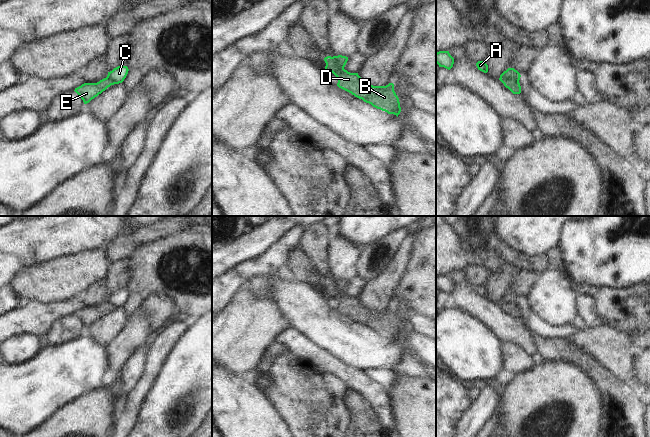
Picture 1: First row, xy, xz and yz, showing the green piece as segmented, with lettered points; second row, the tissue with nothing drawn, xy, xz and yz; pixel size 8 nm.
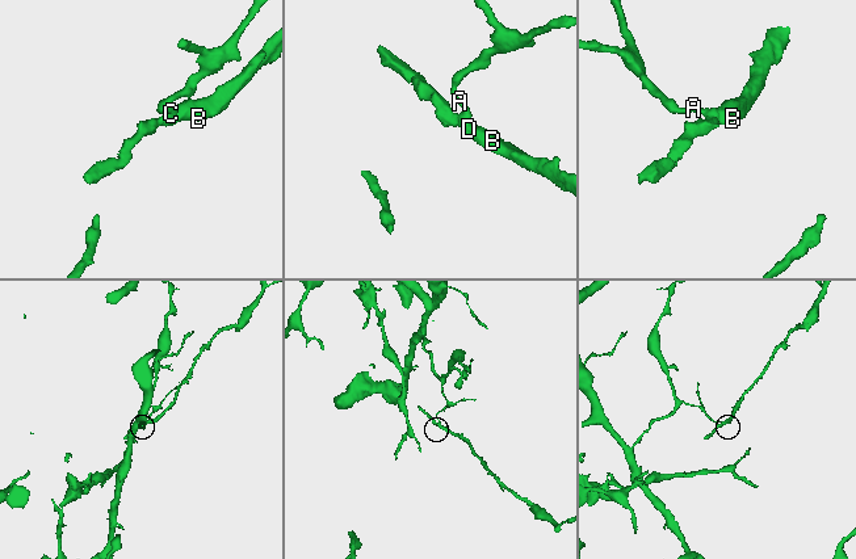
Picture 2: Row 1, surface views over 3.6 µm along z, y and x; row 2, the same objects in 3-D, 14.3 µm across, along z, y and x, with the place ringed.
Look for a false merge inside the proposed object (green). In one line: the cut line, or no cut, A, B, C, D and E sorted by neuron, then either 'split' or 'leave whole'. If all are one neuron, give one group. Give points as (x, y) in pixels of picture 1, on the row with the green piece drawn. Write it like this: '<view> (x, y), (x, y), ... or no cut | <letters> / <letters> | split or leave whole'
xz (333, 56), (333, 64), (338, 69), (342, 69) | A C / B D E | split

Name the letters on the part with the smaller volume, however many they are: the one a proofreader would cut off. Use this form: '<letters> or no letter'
B, D, E

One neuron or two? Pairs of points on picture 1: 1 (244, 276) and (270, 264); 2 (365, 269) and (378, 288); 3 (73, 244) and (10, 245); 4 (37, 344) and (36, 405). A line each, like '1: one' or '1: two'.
1: one
2: two
3: one
4: two

